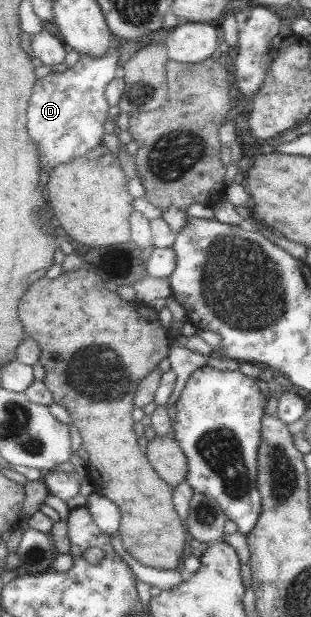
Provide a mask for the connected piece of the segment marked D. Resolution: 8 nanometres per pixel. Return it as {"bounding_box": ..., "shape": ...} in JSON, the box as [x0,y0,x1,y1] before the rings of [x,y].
{"bounding_box":[27,48,121,168],"shape":[[[110,48],[100,57],[92,57],[88,53],[82,53],[78,62],[72,68],[68,68],[64,72],[51,72],[47,76],[37,79],[36,83],[33,83],[33,94],[27,106],[27,129],[28,133],[30,133],[30,138],[34,139],[34,142],[38,142],[38,146],[40,146],[42,166],[54,168],[56,164],[73,162],[76,158],[81,158],[90,149],[102,143],[104,139],[102,125],[104,125],[104,121],[106,121],[110,111],[113,111],[106,101],[104,91],[110,81],[121,75],[118,62],[120,62],[120,49]]]}

